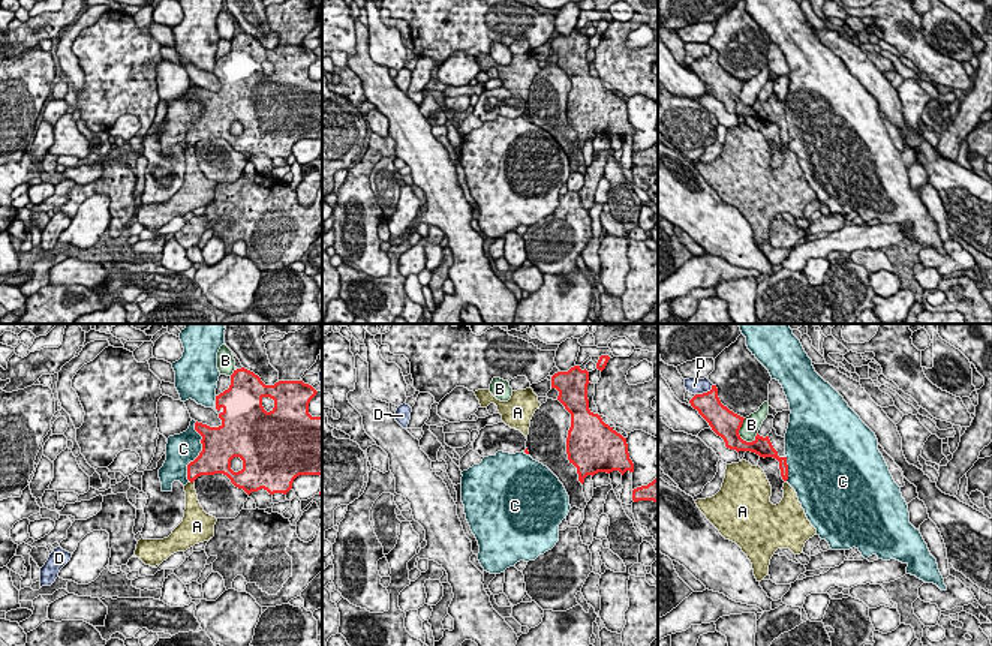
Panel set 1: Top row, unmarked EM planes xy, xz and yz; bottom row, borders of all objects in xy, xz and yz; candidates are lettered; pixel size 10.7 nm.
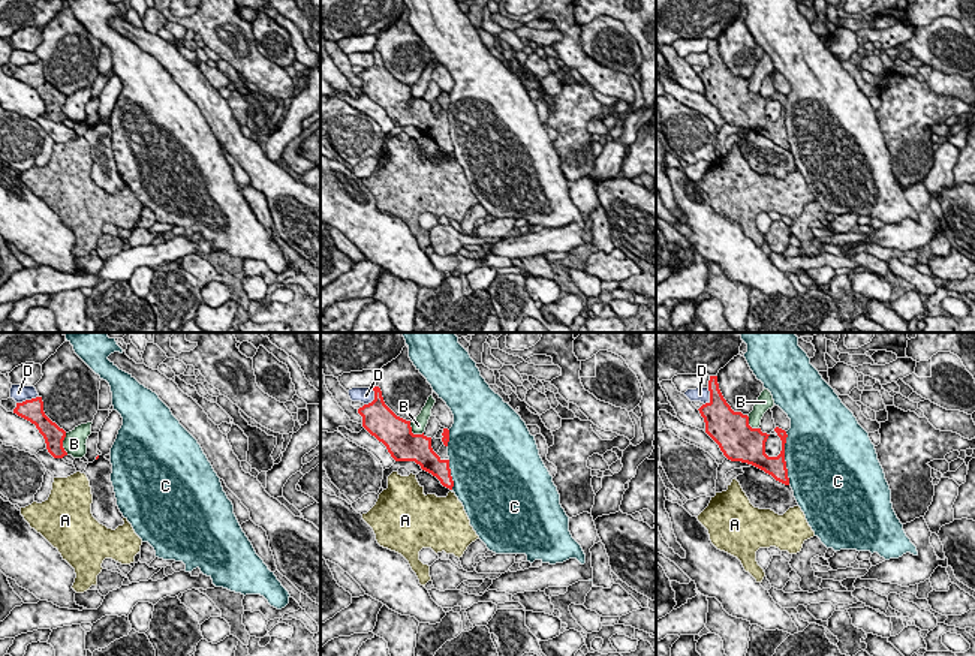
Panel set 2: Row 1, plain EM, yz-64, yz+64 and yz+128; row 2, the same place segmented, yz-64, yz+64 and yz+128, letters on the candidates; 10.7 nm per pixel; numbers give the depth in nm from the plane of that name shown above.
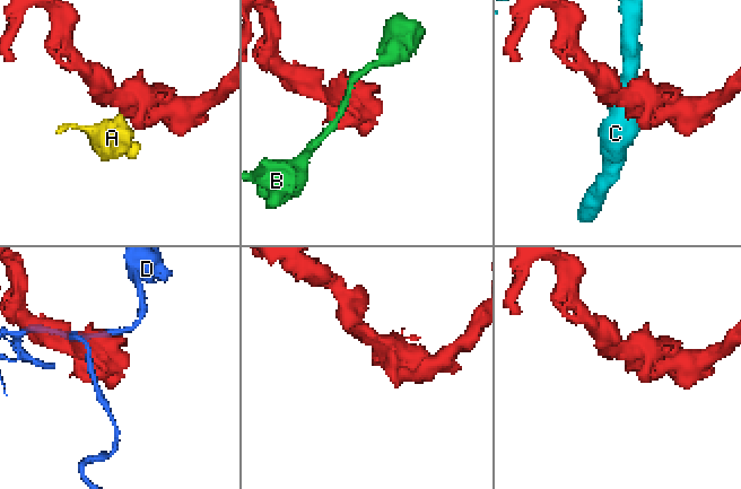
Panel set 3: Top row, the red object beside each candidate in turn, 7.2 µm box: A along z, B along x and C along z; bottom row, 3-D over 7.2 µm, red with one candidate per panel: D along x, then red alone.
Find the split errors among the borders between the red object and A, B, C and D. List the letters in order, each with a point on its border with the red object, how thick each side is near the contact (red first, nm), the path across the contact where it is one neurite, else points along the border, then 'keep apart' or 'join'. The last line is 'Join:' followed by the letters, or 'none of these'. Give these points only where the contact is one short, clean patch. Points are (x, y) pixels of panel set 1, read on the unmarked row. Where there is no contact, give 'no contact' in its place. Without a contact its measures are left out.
A: xy (191, 146) | 240/160 nm | along xy (189, 144), (192, 147) | keep apart
B: yz (738, 98) | 300/190 nm | keep apart
C: xy (201, 116) | 380/320 nm | keep apart
D: yz (705, 57) | 280/170 nm | keep apart
Join: none of these

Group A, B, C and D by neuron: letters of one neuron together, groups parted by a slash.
A / B / C / D

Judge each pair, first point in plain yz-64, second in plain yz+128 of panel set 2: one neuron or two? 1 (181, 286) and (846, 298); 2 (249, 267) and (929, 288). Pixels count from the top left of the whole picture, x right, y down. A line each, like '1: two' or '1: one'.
1: one
2: two

